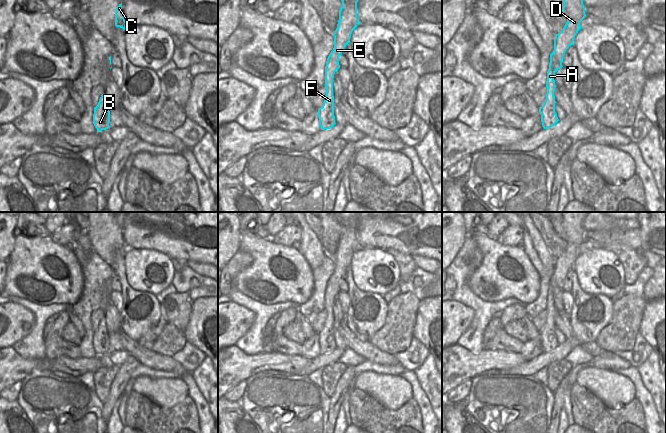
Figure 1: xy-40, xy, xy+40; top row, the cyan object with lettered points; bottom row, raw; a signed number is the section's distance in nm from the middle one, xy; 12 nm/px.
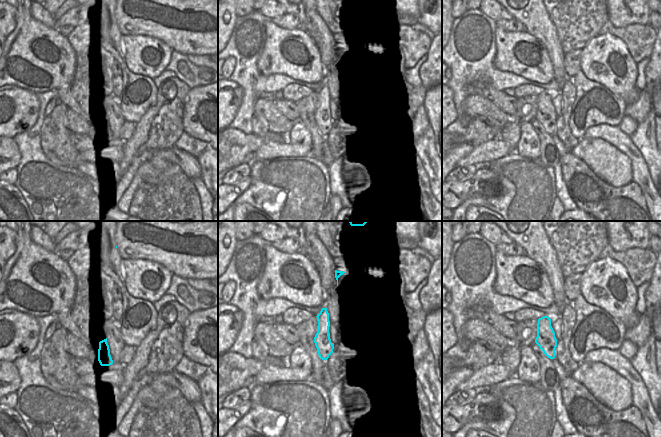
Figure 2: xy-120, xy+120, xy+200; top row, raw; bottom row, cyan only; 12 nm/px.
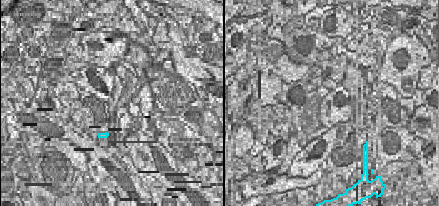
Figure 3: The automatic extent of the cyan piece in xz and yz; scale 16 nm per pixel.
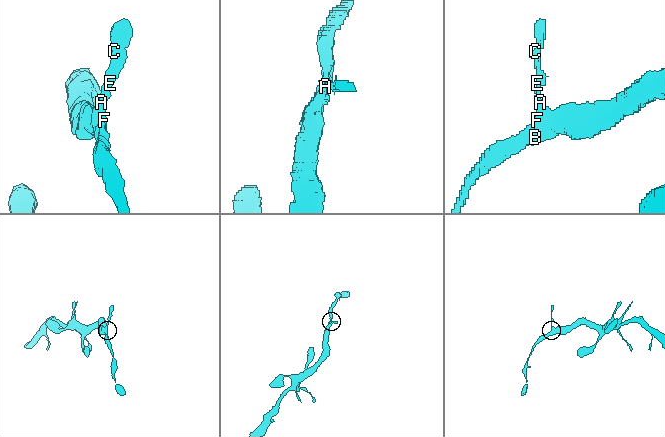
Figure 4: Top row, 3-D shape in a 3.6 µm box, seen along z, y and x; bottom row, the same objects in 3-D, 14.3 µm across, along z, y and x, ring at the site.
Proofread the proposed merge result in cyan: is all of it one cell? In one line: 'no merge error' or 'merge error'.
no merge error

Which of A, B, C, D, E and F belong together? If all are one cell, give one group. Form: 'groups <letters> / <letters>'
groups A B C D E F

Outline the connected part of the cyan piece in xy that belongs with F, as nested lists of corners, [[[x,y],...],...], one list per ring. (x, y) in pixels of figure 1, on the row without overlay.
[[[339,212],[339,221],[342,230],[339,234],[339,244],[336,254],[333,256],[334,272],[329,278],[325,290],[326,319],[323,329],[318,333],[319,349],[321,354],[332,352],[335,347],[333,302],[340,292],[339,280],[350,267],[353,254],[357,251],[357,226],[360,212]]]

